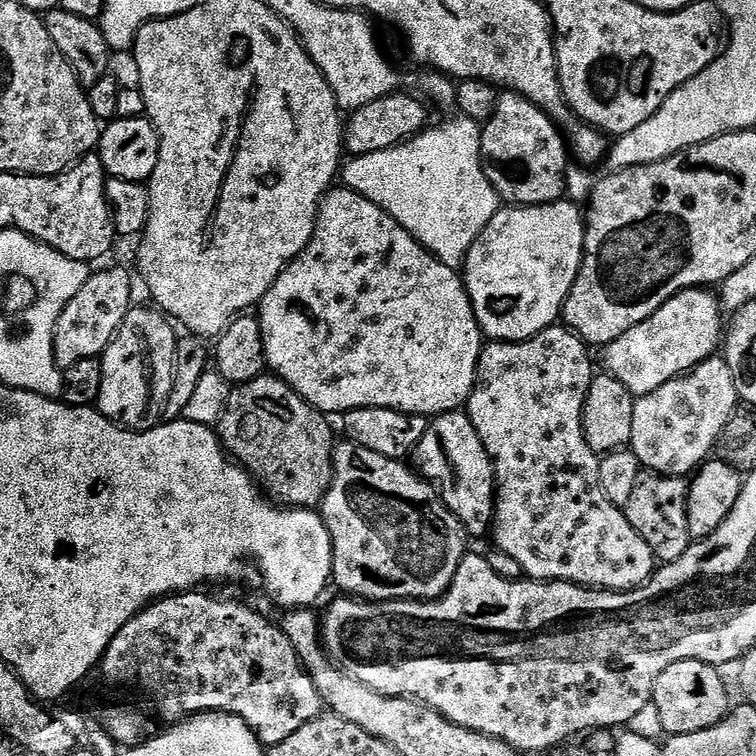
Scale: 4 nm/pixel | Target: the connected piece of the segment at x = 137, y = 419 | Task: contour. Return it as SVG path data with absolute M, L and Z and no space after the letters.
M133 306L128 311L110 346L106 346L104 355L99 357L102 390L98 411L106 419L137 432L145 432L161 423L176 367L178 332L175 330L173 321L155 307Z

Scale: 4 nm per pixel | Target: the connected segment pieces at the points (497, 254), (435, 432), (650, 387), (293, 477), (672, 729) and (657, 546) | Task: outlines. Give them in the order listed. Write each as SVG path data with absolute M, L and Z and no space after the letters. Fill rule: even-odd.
M561 198L552 204L504 206L478 234L462 265L464 289L472 303L480 330L492 342L528 340L561 319L564 303L578 278L584 257L586 216L579 203Z
M467 411L447 412L435 417L418 442L415 460L419 475L440 493L448 511L453 512L464 525L465 533L469 537L487 537L496 514L496 471Z
M707 287L682 290L666 300L658 310L654 310L654 314L646 318L646 322L638 322L638 326L626 330L626 334L614 338L614 342L603 345L603 371L618 378L618 382L622 382L622 386L626 386L626 390L630 390L633 397L639 398L658 390L658 386L676 379L677 376L691 372L704 360L713 359L721 347L726 320L720 317L720 304L712 292L715 291Z
M262 374L250 382L235 385L235 387L231 389L229 402L227 406L225 406L225 410L218 423L218 435L225 449L235 457L241 468L247 468L248 471L252 473L253 477L258 481L259 487L263 489L273 501L293 508L315 509L317 506L323 505L324 495L328 493L328 487L332 485L332 450L334 447L334 439L332 440L332 428L328 425L328 420L329 417L325 415L325 413L320 412L317 408L312 407L311 404L306 403L285 380L271 374Z
M697 660L674 662L674 666L666 666L666 670L662 670L652 691L651 707L656 708L656 716L668 736L694 734L698 730L706 730L728 715L728 692L724 689L724 680L720 677L720 672L719 667Z
M641 471L638 486L630 493L630 502L626 502L624 517L642 534L642 542L650 546L661 565L674 562L686 554L688 545L693 543L686 522L688 509L689 481L682 476L662 476L658 472Z

